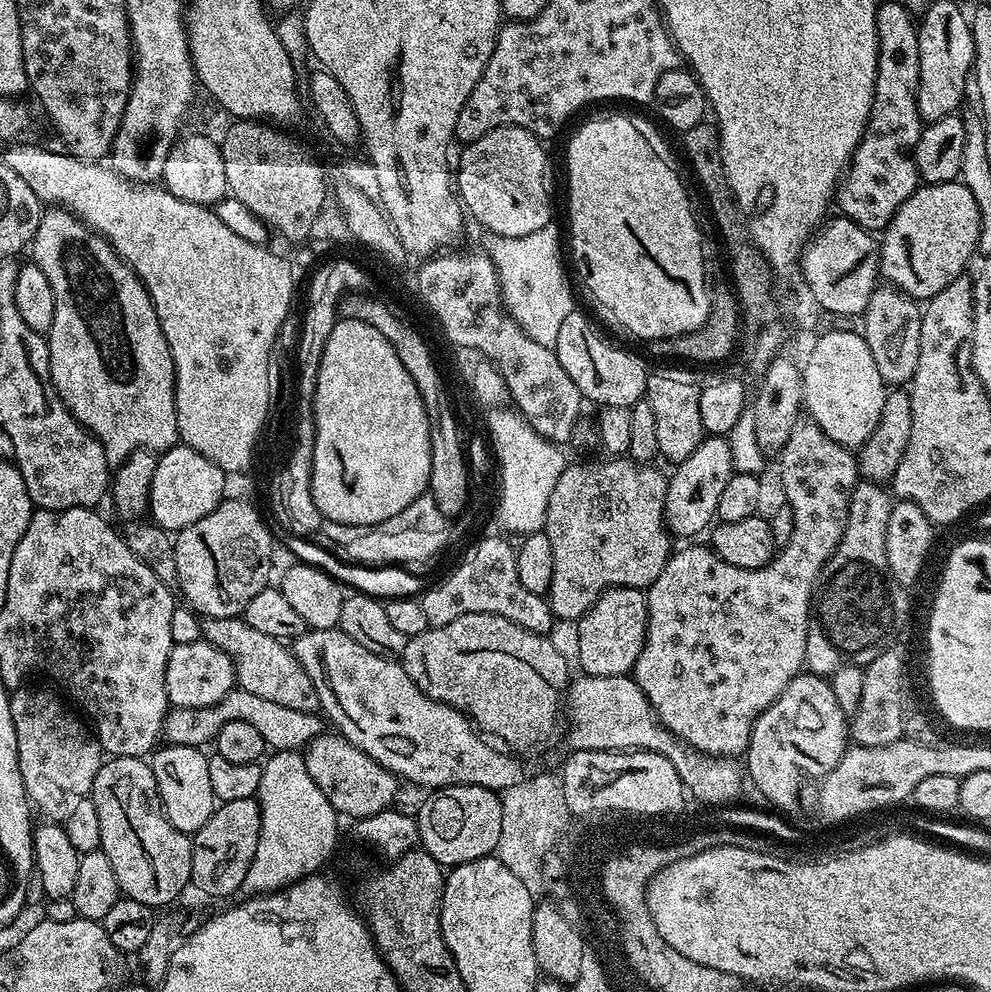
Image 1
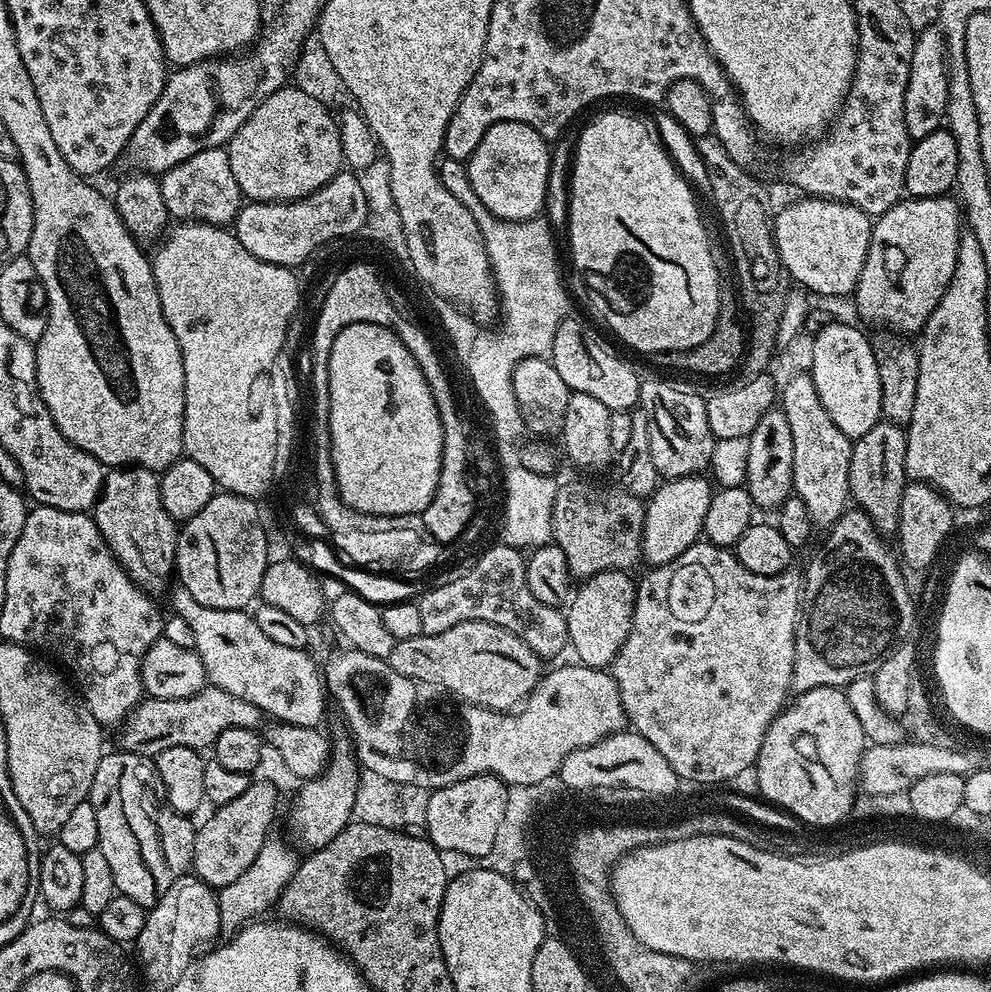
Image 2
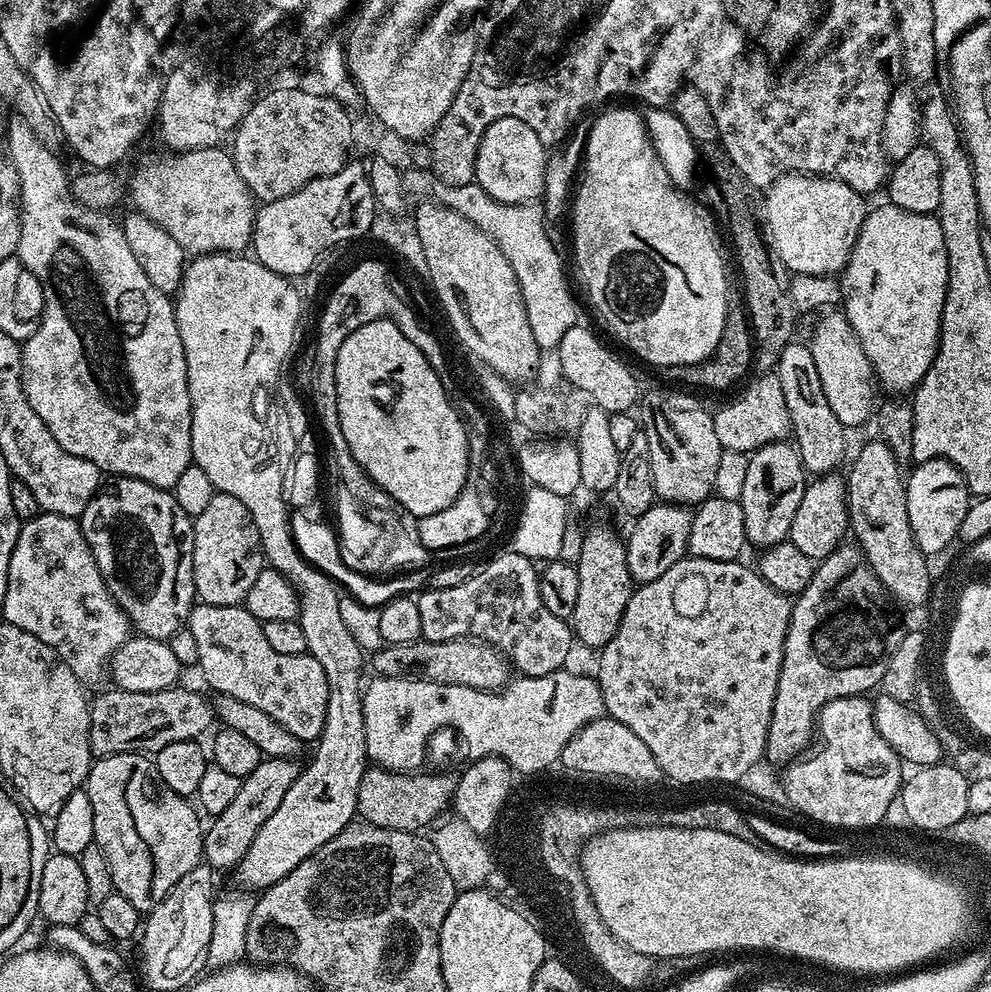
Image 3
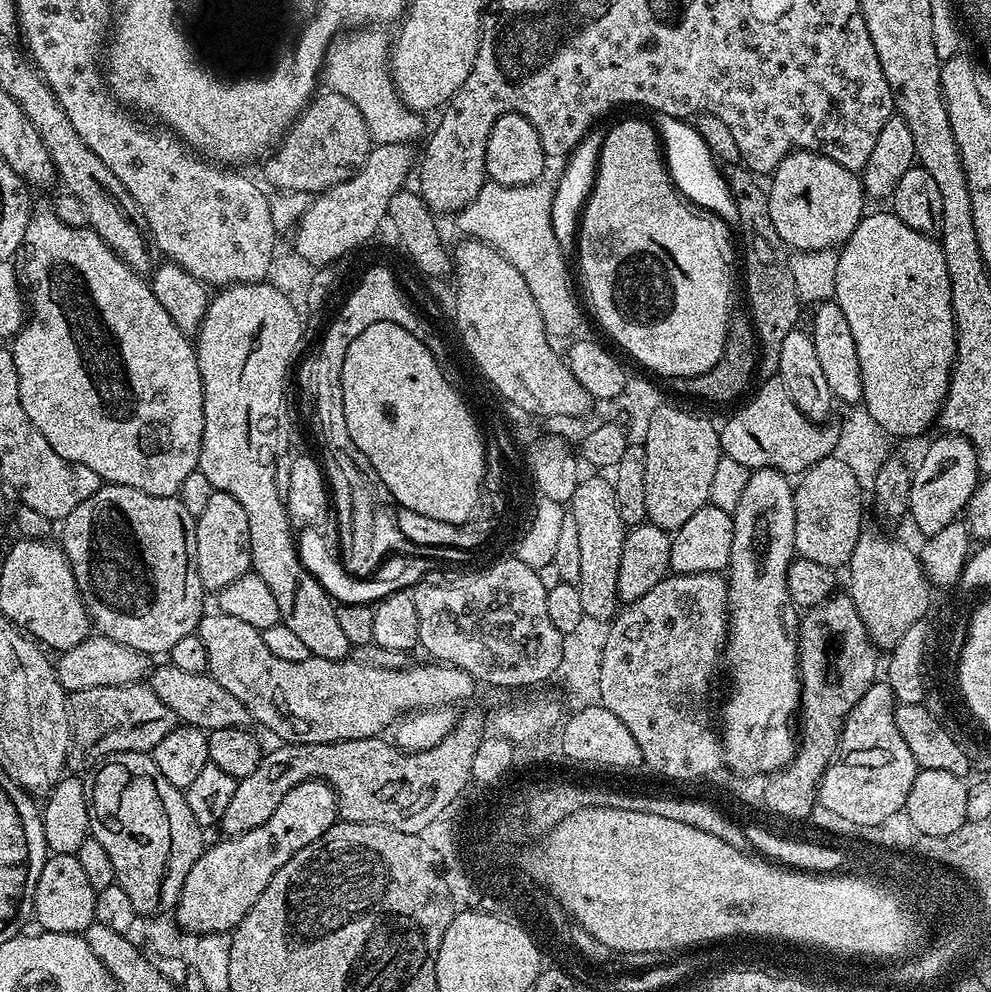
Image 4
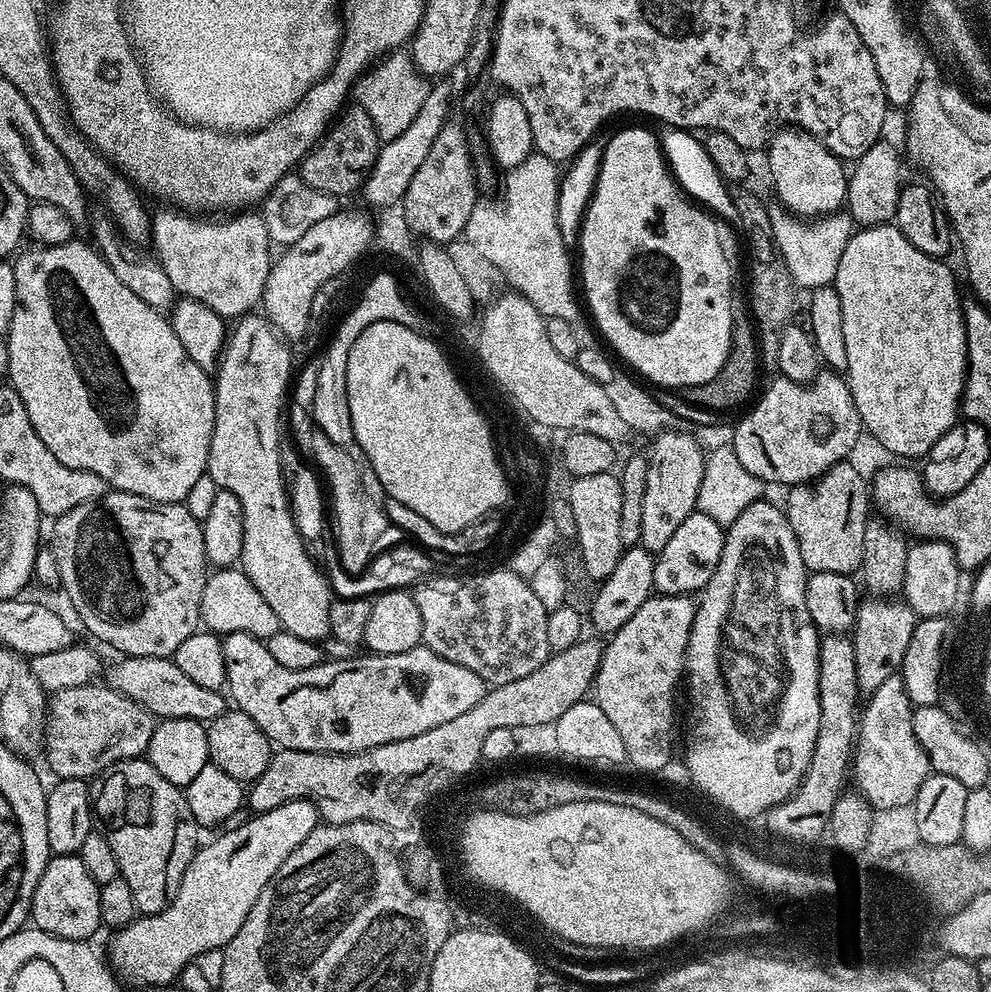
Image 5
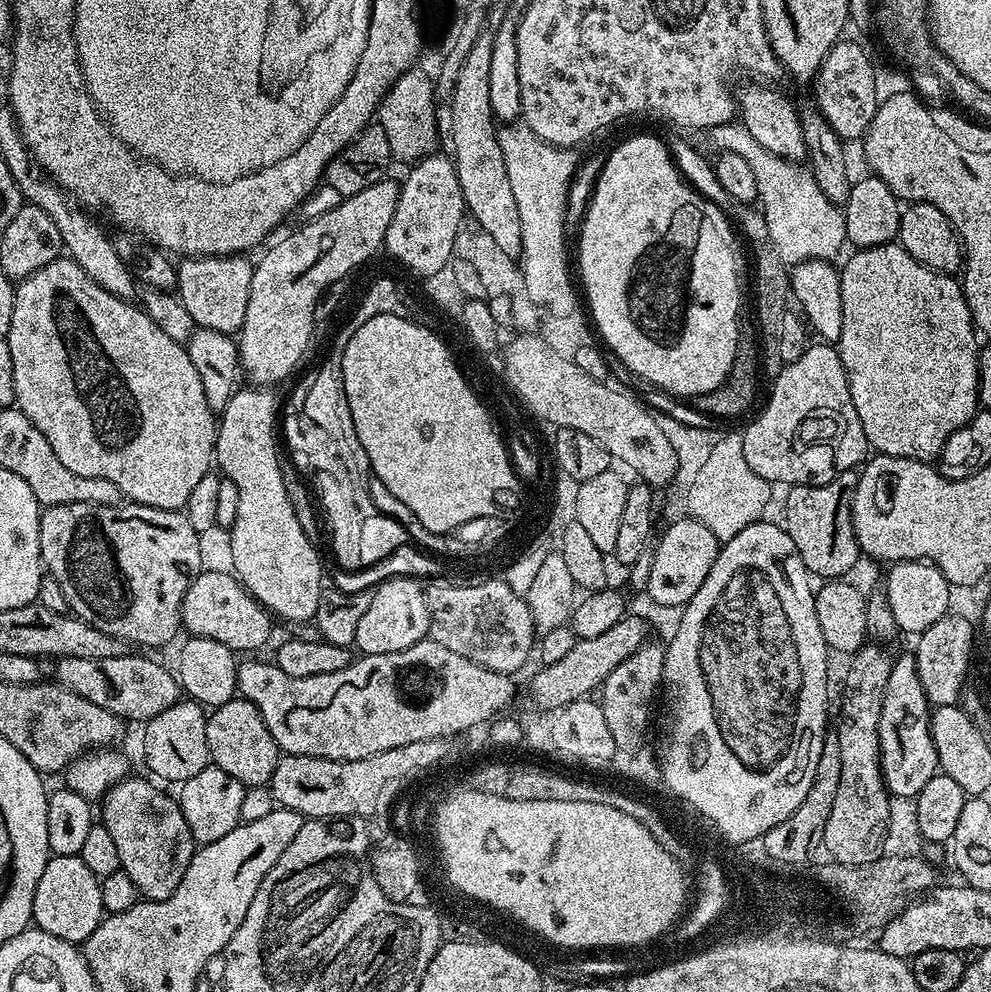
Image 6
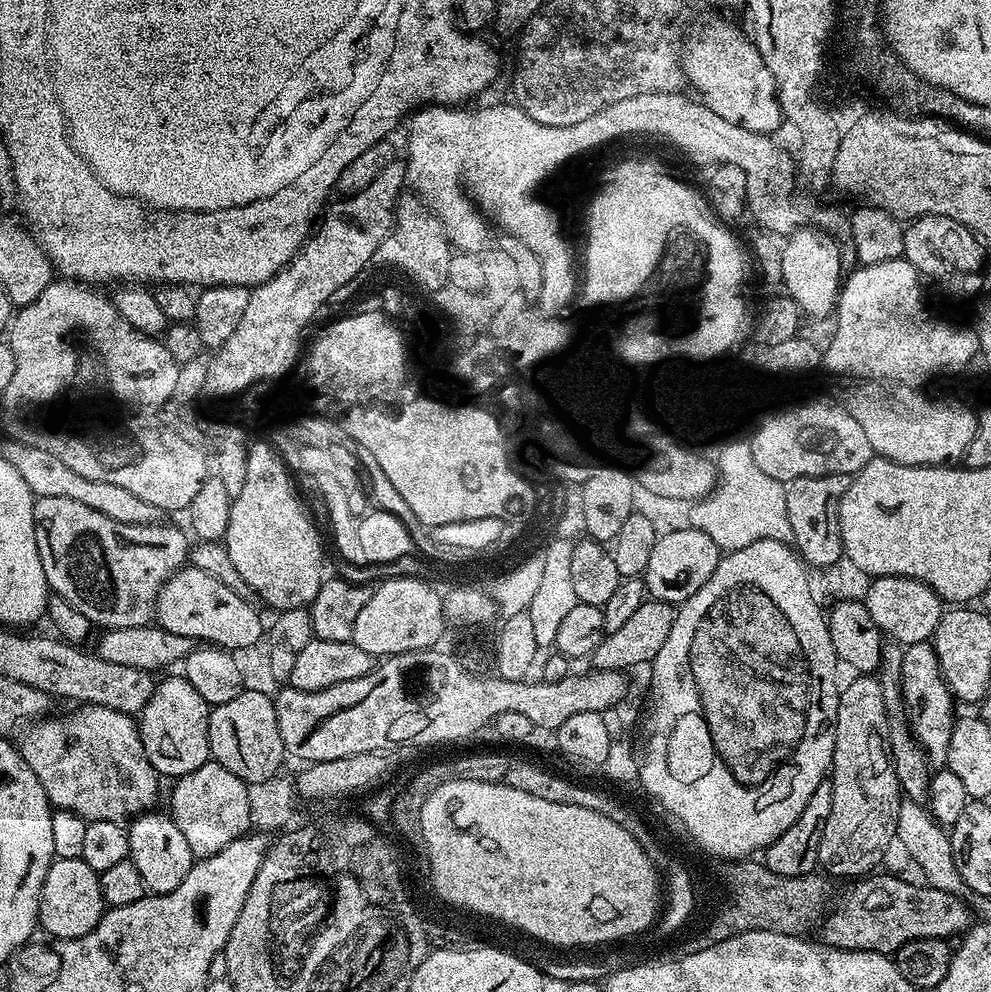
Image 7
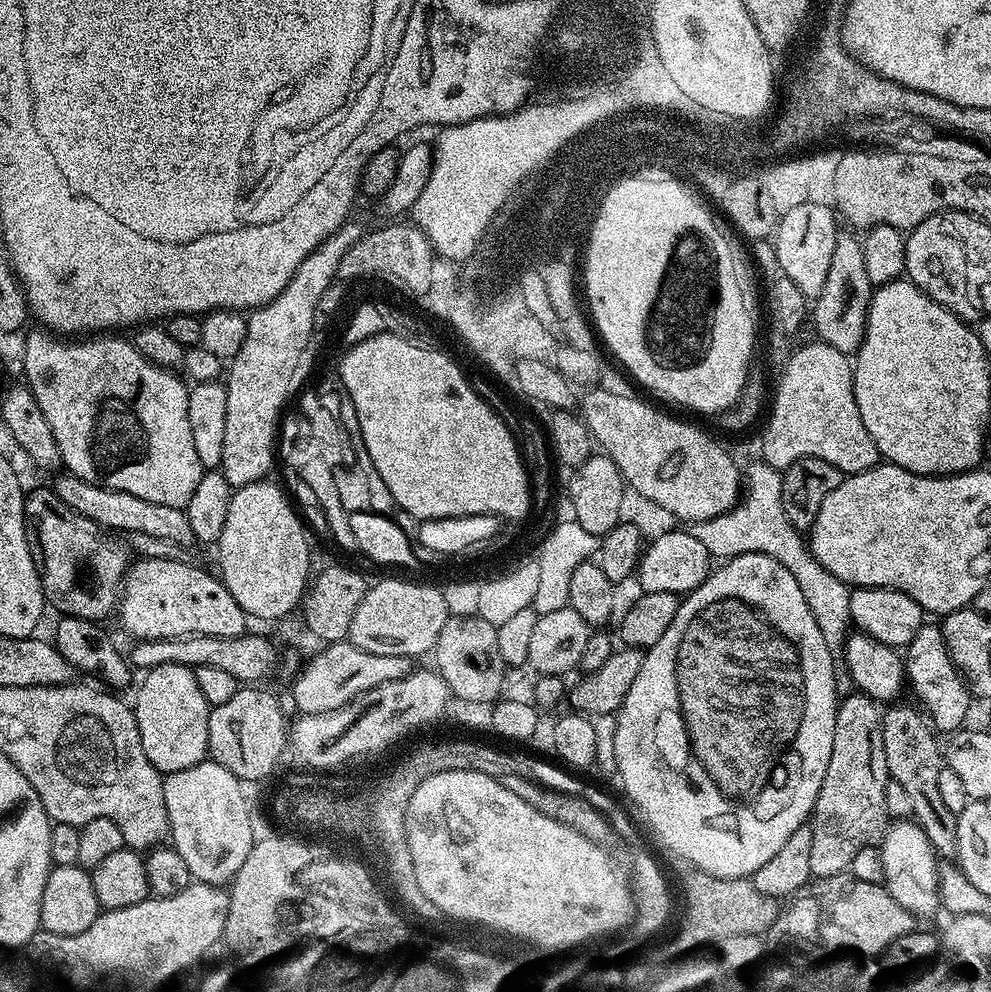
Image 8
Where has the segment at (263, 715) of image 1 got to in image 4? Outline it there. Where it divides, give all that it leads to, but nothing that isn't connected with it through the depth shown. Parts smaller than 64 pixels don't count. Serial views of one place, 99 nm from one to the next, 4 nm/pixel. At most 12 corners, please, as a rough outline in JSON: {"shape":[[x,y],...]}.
{"shape":[[144,682],[68,697],[75,755],[151,753],[178,726]]}

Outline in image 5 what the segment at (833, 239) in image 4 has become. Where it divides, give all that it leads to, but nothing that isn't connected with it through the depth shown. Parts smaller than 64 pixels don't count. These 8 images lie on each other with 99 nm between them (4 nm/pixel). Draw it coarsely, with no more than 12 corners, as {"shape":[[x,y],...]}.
{"shape":[[795,126],[766,145],[776,196],[792,215],[845,207],[845,161]]}

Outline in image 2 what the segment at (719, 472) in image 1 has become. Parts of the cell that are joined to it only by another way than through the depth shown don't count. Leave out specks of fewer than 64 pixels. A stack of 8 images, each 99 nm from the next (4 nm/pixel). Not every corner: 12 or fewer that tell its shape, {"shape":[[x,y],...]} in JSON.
{"shape":[[665,479],[644,504],[640,551],[665,564],[701,539],[714,491]]}

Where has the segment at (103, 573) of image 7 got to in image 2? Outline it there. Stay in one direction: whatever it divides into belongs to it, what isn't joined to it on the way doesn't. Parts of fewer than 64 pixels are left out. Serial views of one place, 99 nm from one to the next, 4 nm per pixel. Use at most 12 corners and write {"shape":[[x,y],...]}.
{"shape":[[105,475],[94,519],[153,597],[174,580],[178,524],[160,476]]}

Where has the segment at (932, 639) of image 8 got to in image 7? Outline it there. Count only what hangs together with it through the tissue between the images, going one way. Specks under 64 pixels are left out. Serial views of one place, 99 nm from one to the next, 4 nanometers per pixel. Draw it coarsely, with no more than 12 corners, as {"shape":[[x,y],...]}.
{"shape":[[923,640],[902,654],[902,698],[929,765],[947,765],[958,716]]}

